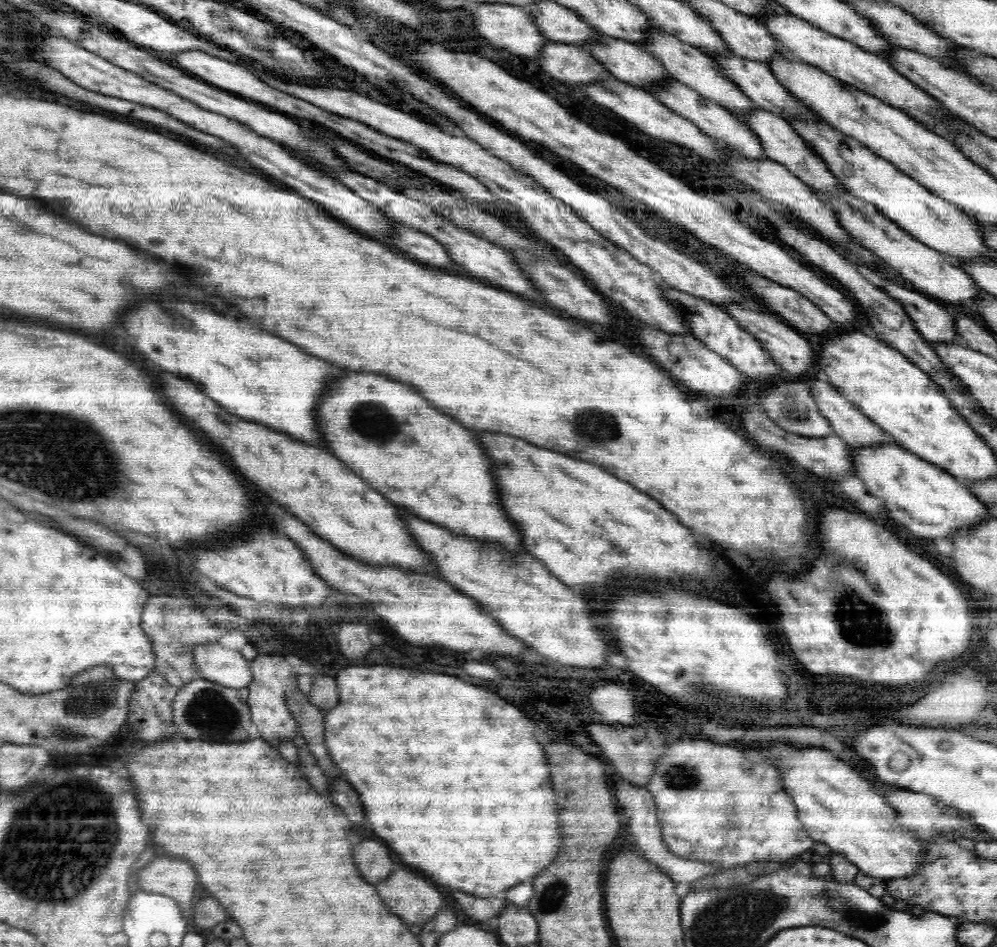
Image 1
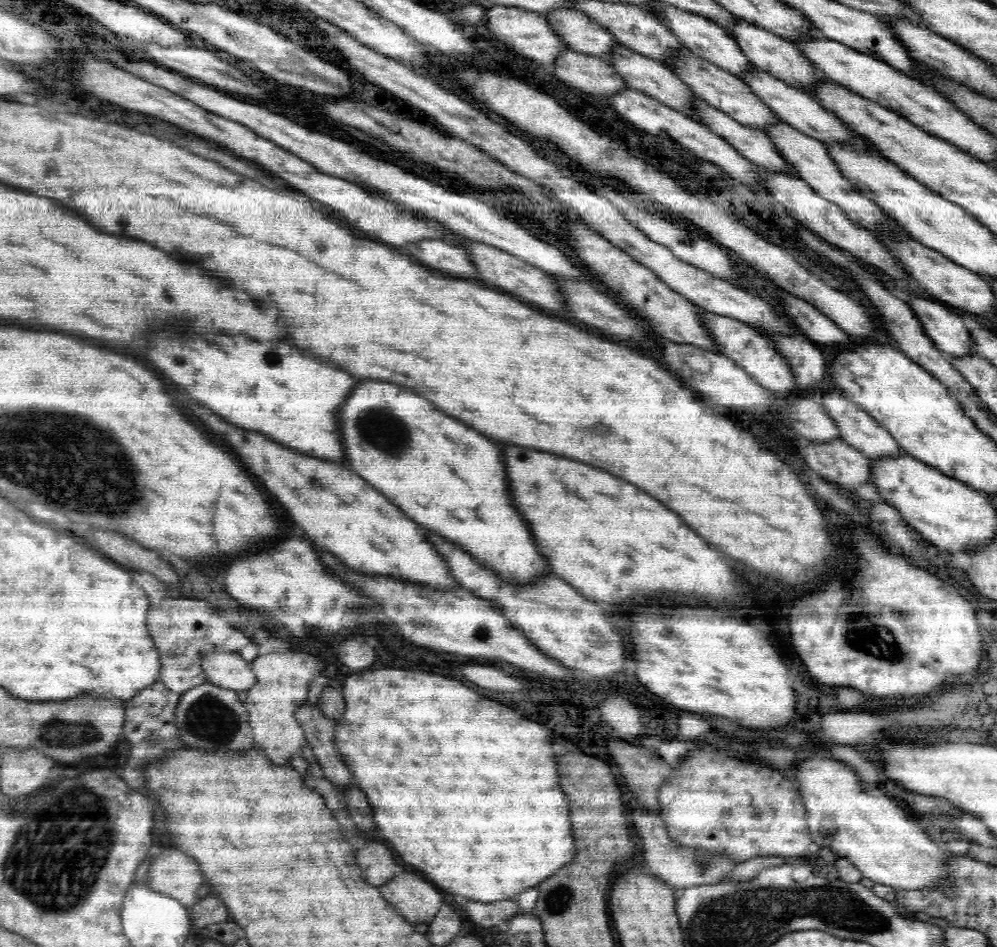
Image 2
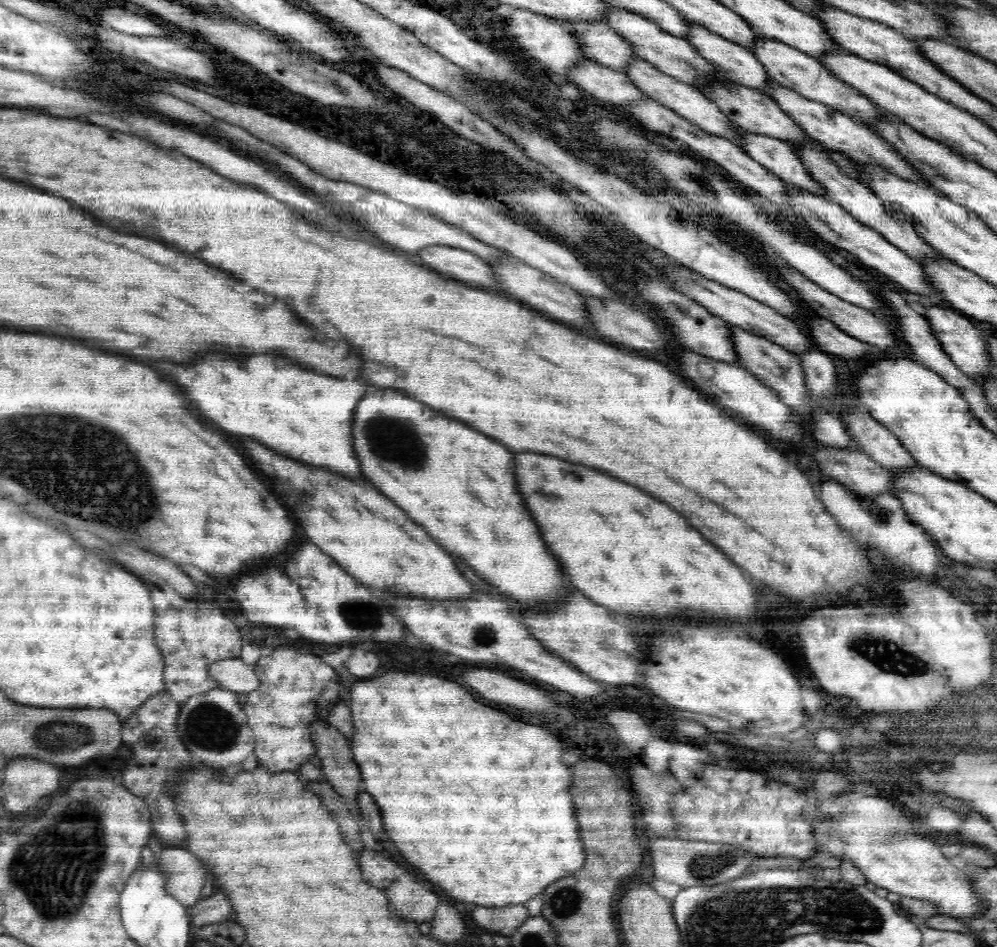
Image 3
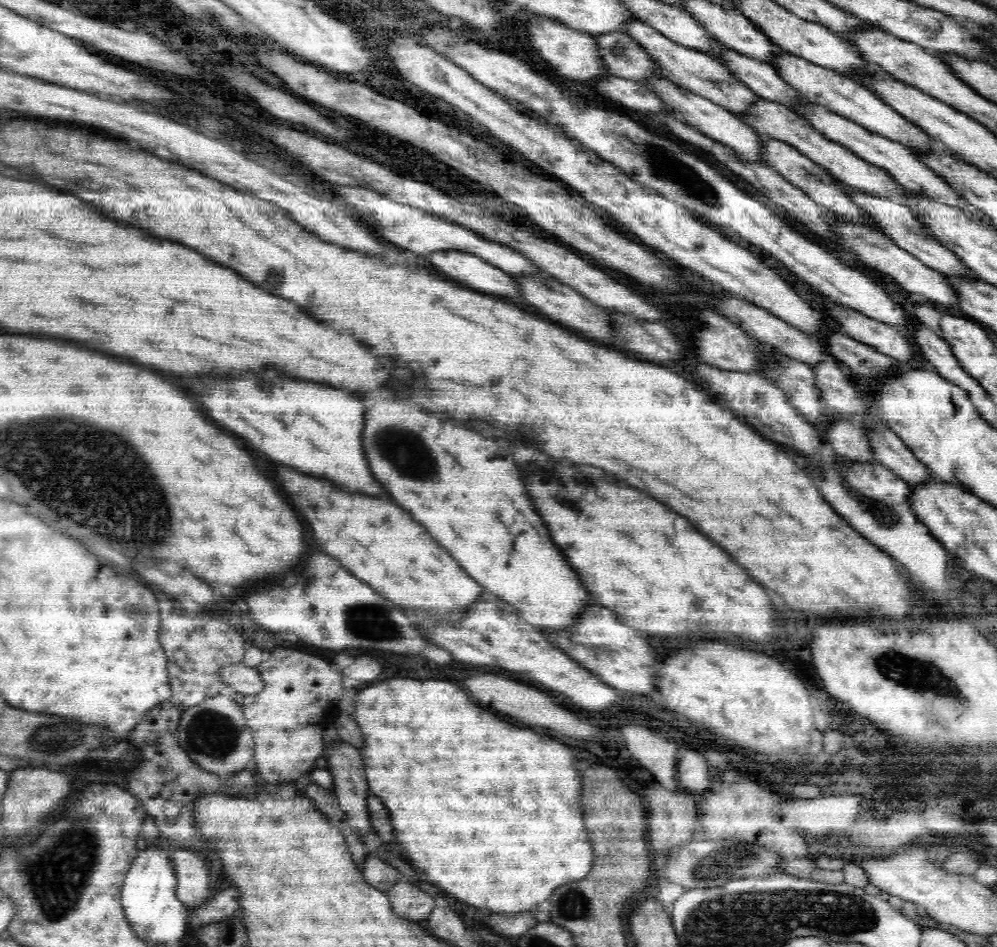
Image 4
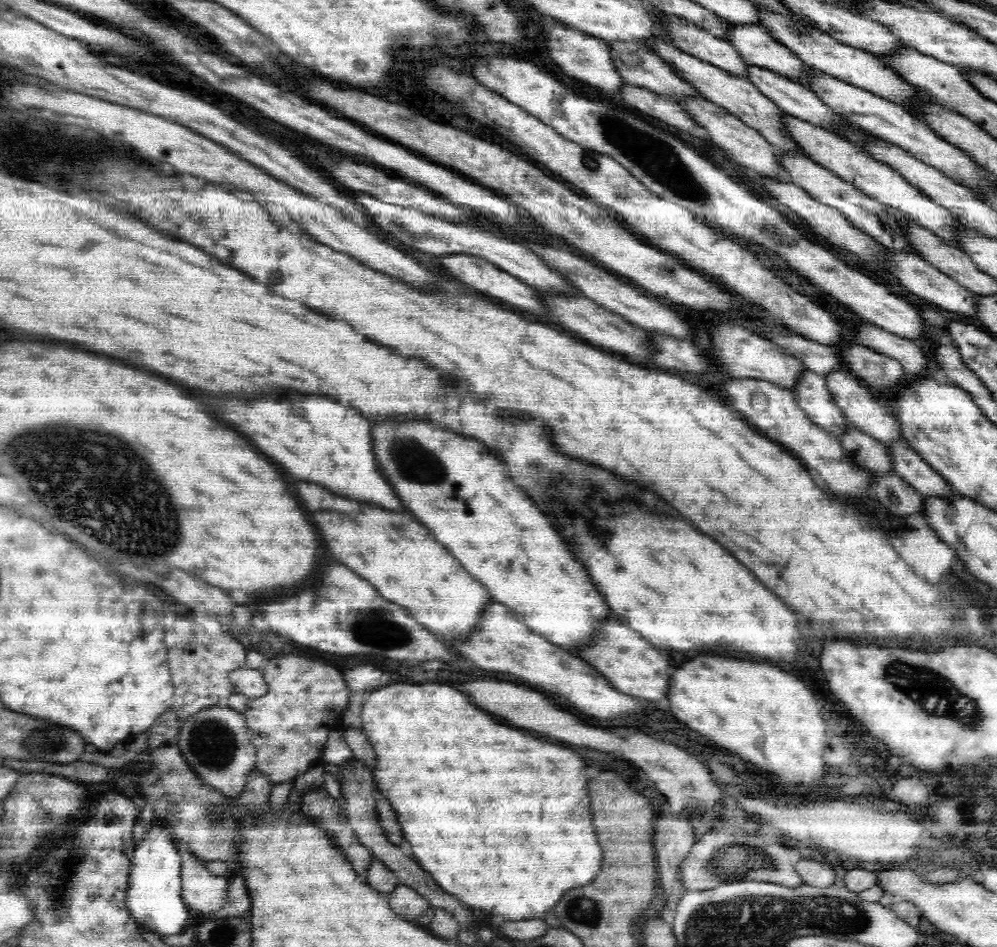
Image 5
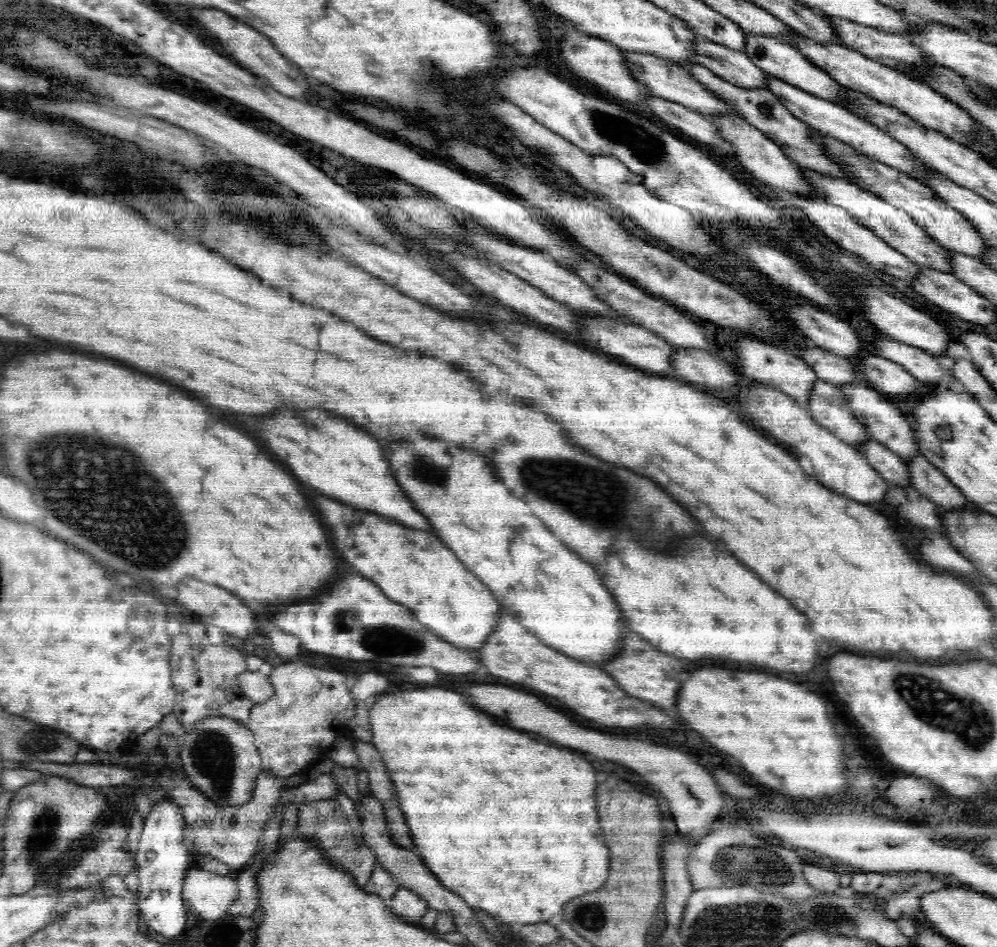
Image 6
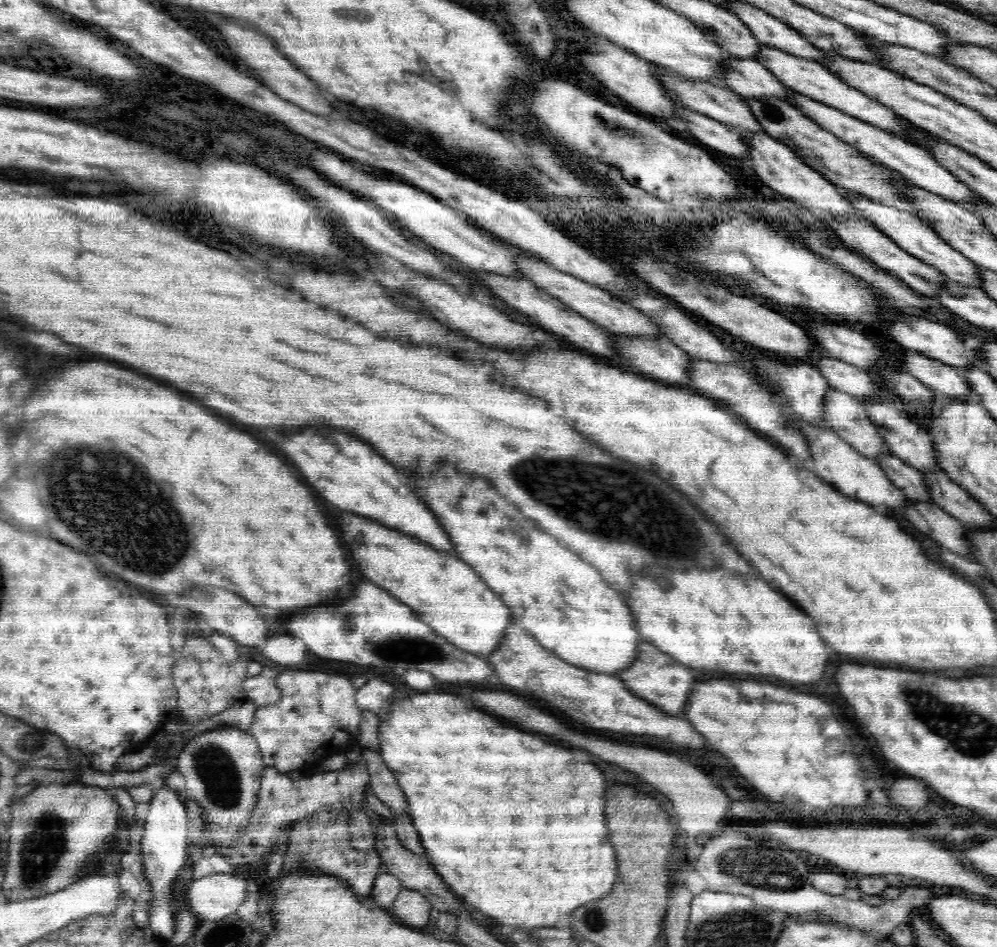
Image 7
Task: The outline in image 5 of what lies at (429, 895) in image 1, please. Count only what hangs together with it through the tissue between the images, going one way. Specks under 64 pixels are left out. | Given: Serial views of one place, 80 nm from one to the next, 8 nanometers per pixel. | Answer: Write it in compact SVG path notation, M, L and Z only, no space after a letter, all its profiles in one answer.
M404 884L396 885L388 894L388 900L392 904L392 910L400 918L406 918L406 921L411 922L415 922L414 918L418 918L431 907L420 893Z

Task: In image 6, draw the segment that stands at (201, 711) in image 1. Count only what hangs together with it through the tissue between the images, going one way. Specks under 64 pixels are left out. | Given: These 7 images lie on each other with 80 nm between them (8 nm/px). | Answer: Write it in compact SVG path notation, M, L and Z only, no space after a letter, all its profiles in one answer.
M208 716L200 720L180 741L180 763L185 779L206 794L218 808L240 806L252 798L256 776L262 773L262 759L252 731L228 717Z

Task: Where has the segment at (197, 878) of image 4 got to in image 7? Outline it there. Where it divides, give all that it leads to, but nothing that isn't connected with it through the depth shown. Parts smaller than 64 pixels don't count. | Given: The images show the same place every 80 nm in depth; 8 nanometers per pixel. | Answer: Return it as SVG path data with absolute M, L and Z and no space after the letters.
M216 873L192 879L187 887L190 912L206 921L216 921L237 912L246 900L249 881L230 873Z

